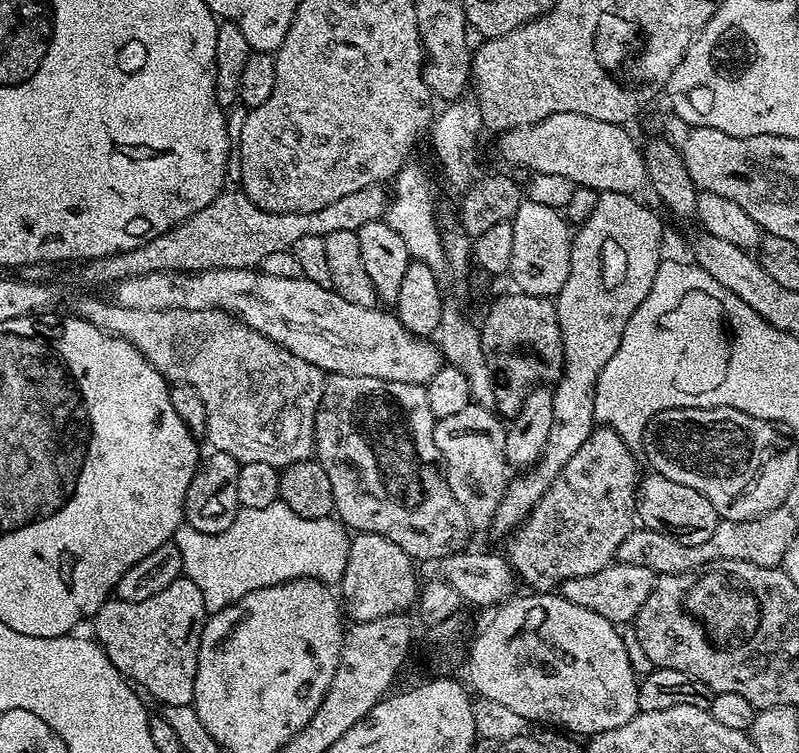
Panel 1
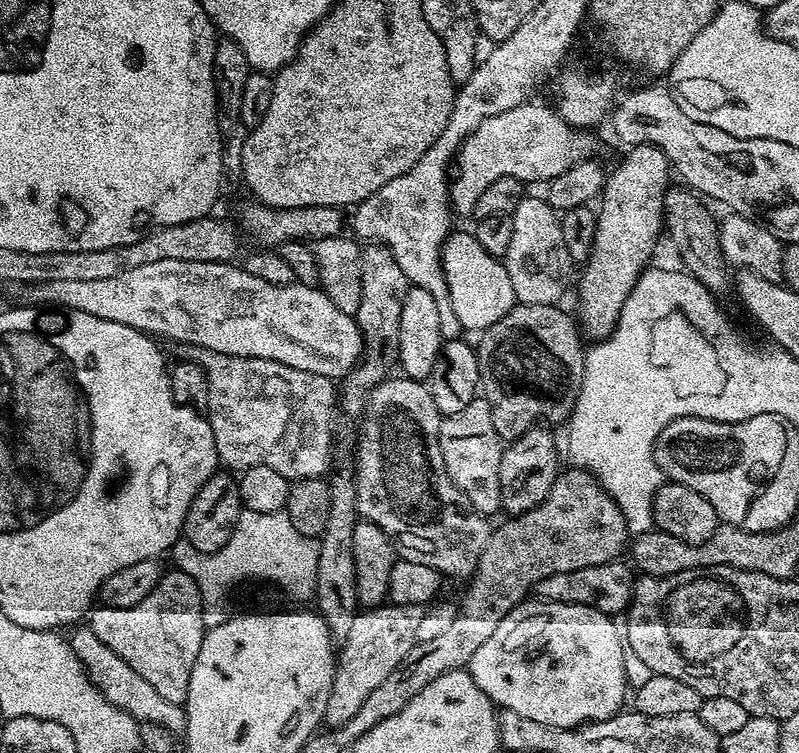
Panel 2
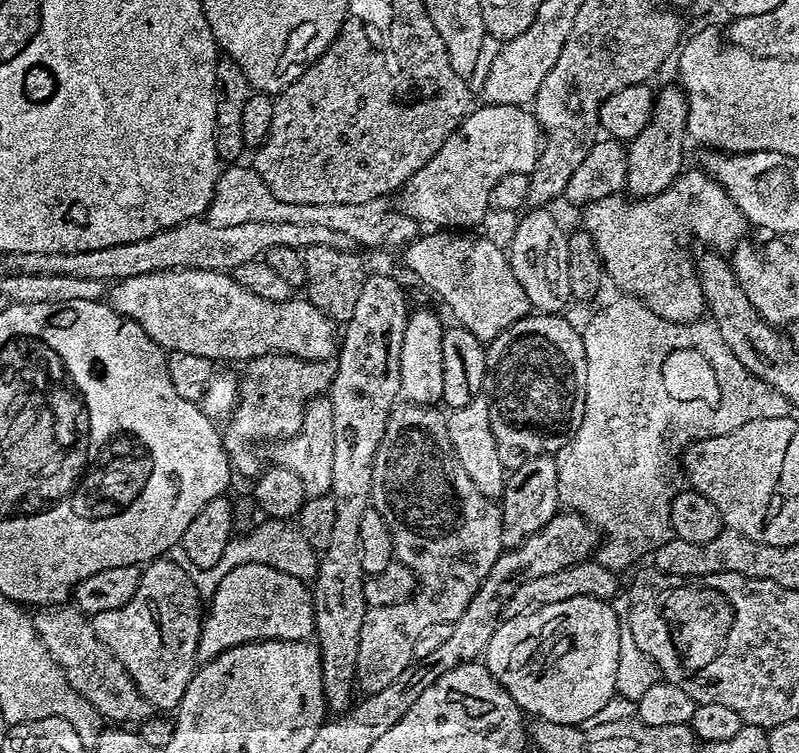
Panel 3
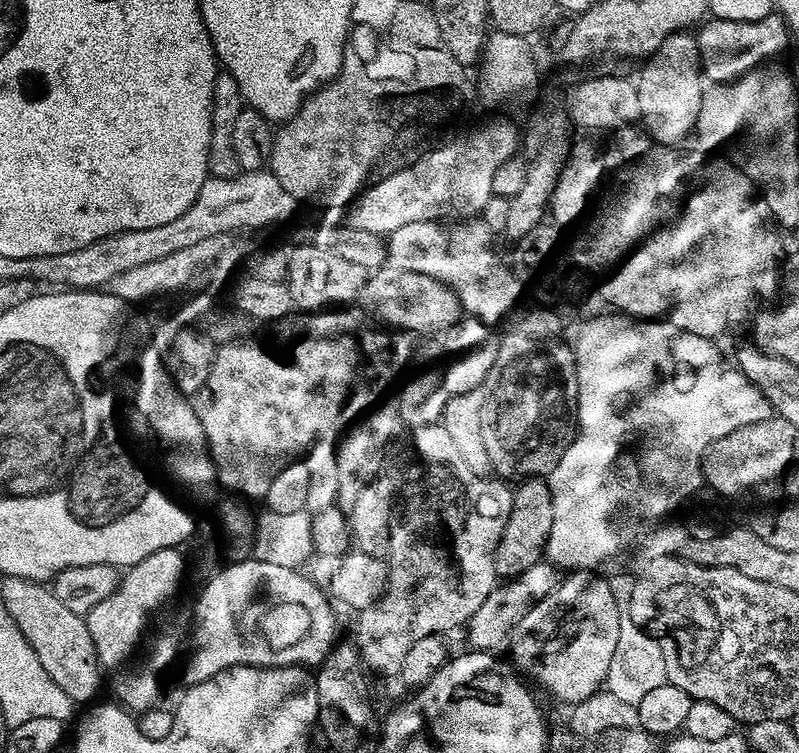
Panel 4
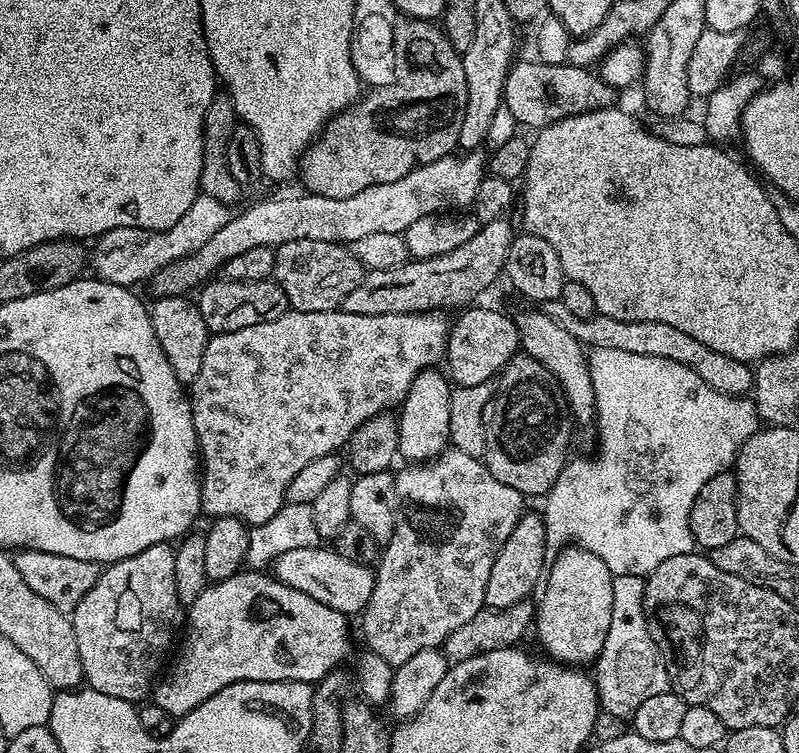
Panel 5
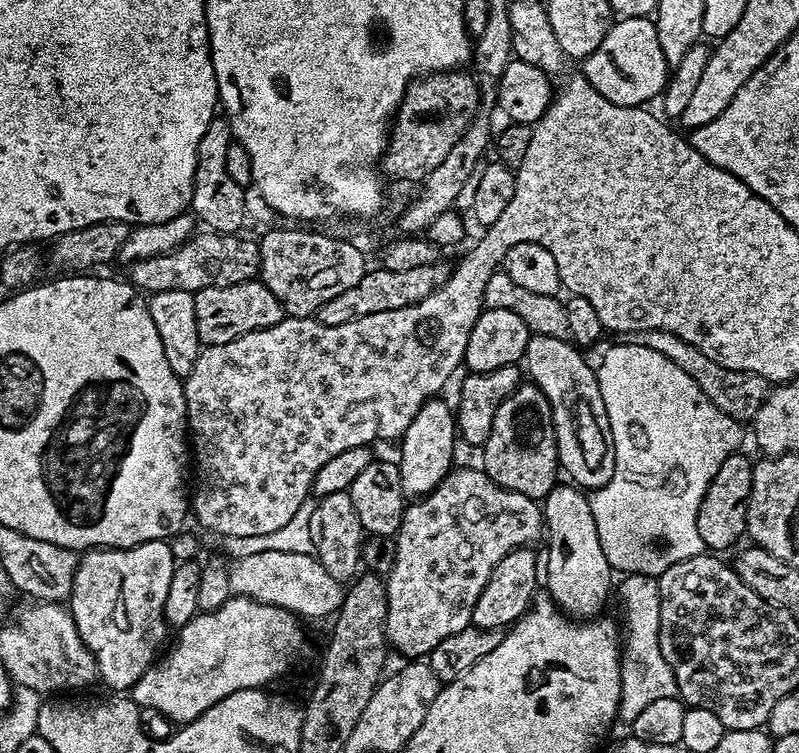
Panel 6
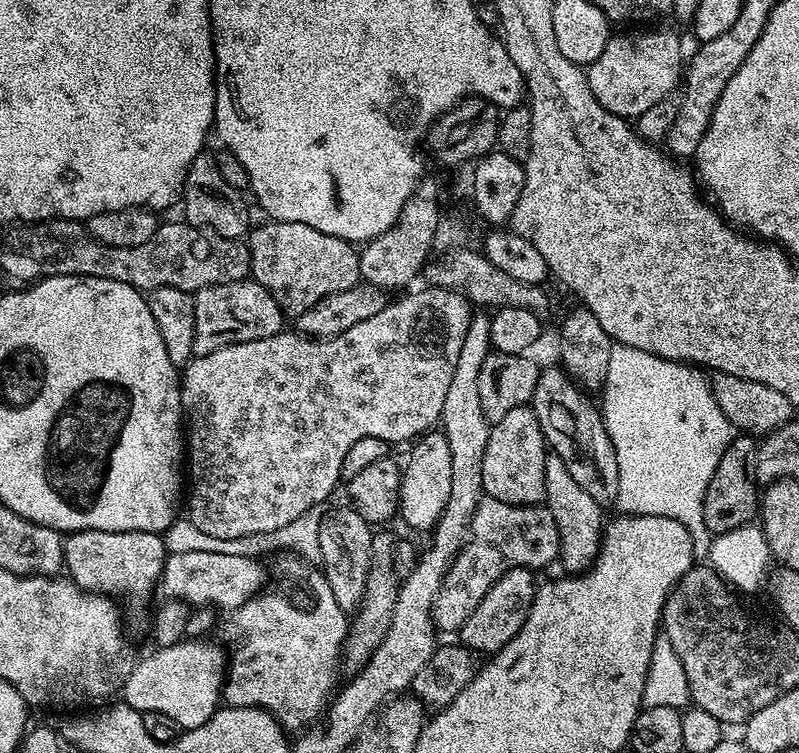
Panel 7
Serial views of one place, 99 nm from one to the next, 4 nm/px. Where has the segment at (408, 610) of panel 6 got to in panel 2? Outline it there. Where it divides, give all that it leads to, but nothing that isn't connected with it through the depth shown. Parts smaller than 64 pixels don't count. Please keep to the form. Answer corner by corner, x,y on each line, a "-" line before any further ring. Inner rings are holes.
385,378
382,383
371,389
367,393
368,401
364,404
364,417
360,420
360,437
356,440
356,474
354,474
354,481
356,486
357,513
367,523
377,524
385,534
391,536
398,545
399,555
403,559
410,562
422,562
422,566
430,566
435,572
441,573
445,577
471,577
472,573
476,571
476,563
482,554
482,550
486,550
486,542
488,541
488,533
490,531
489,521
481,516
479,512
476,512
474,506
470,506
466,494
462,494
462,490
458,490
454,486
450,474
446,474
446,466
442,462
442,450
440,449
440,421
442,417
434,406
434,398
430,398
427,383
407,378
399,378
400,380
392,379
-
376,606
371,610
357,611
354,622
350,622
350,630
343,636
336,657
336,673
330,686
330,699
326,702
326,714
323,723
328,728
341,728
358,709
366,697
383,682
410,654
416,639
416,616
407,616
405,609
400,606

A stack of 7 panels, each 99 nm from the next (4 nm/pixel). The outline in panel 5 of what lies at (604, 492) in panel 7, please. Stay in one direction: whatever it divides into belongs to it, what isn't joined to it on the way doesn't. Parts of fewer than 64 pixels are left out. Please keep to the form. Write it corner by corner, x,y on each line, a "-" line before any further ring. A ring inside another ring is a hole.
541,309
516,314
514,319
520,334
521,351
542,362
554,374
568,400
568,408
573,419
579,425
591,425
595,421
596,403
585,347

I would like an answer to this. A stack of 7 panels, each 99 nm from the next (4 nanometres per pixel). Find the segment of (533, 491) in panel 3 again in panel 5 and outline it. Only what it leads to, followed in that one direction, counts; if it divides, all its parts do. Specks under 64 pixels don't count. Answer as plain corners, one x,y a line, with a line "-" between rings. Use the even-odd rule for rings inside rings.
528,510
520,517
518,526
514,526
514,530
510,530
510,538
506,538
506,542
502,542
502,550
498,550
498,558
494,558
494,566
490,566
490,579
486,582
484,607
509,608
529,599
533,595
531,592
537,591
545,572
546,526
544,517
539,511

